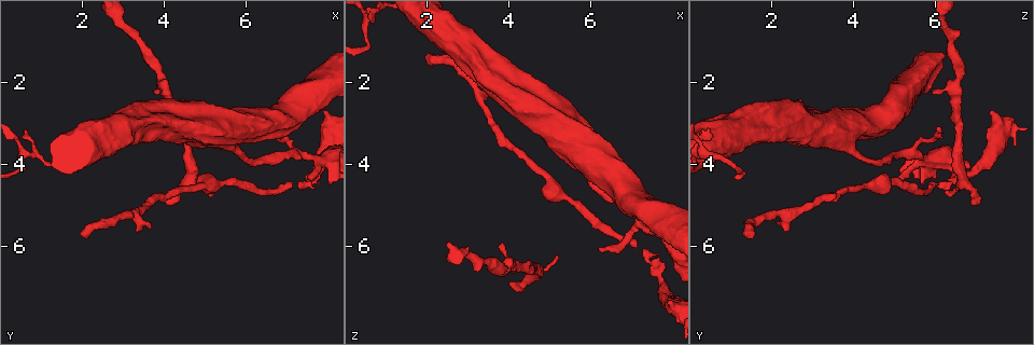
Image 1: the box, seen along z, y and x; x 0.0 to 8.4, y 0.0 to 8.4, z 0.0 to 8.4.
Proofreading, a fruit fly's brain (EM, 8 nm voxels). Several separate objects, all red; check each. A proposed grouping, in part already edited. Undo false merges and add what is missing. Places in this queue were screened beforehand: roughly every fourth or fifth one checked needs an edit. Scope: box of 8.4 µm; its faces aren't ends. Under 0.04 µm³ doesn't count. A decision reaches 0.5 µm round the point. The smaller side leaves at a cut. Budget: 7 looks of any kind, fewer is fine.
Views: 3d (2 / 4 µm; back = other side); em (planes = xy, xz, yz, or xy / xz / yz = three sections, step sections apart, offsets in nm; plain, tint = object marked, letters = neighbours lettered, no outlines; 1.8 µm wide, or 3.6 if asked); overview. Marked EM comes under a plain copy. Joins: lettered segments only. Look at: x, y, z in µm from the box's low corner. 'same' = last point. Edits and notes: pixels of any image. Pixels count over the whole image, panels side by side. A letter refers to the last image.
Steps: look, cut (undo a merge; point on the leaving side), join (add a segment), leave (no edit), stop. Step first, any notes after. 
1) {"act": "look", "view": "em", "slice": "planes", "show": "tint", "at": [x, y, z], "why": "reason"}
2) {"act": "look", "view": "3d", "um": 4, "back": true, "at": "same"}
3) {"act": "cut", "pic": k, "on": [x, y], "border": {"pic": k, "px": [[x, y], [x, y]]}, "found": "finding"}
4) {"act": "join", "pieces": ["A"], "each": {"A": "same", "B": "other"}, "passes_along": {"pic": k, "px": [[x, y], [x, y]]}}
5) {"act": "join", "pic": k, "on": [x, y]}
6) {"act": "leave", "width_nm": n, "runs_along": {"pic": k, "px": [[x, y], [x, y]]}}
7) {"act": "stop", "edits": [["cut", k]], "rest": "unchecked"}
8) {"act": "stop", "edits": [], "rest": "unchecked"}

{"act": "look", "view": "em", "slice": "planes", "show": "tint", "at": [7.85, 3.80, 5.80], "why": "calibre changes"}

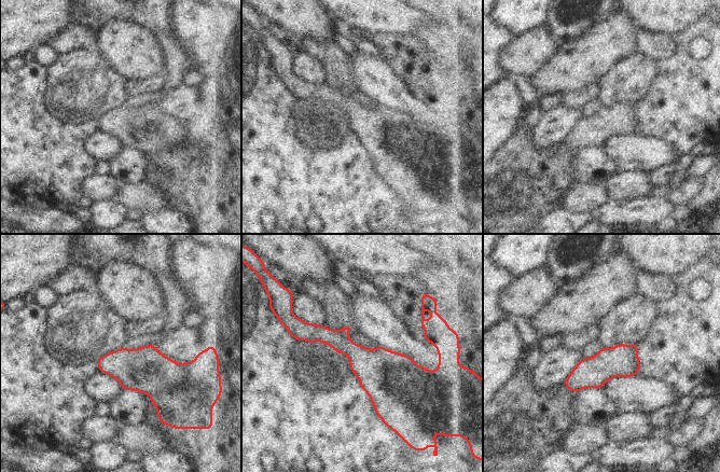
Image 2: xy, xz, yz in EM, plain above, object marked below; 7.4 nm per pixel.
{"act": "look", "view": "em", "slice": "planes", "show": "letters", "at": "same"}

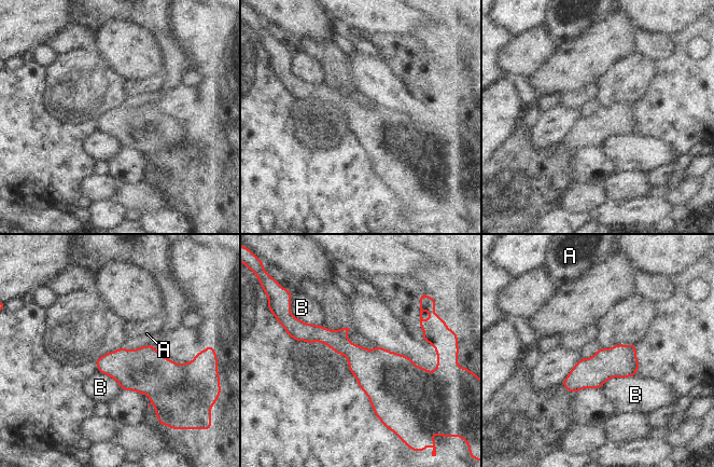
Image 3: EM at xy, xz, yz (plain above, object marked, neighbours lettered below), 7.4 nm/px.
{"act": "leave", "width_nm": 240, "longest_contact_nm": ["B", 300], "each": {"A": "other", "B": "other"}, "found": "continuous, no second neuron"}

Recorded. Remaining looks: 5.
{"act": "look", "view": "3d", "um": 4, "at": [3.80, 2.25, 5.90], "why": "branch stops here"}

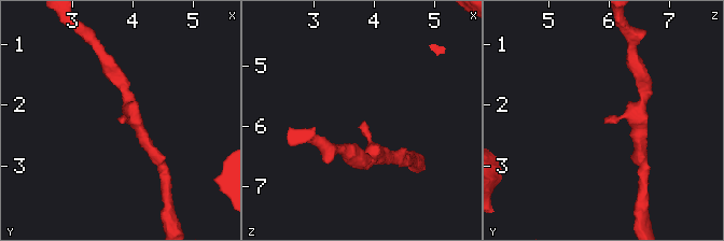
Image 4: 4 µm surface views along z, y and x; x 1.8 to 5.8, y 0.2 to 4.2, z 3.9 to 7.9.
{"act": "look", "view": "em", "slice": "xy", "step": 4, "show": "letters", "at": [3.85, 2.25, 5.95], "why": "need the tissue"}

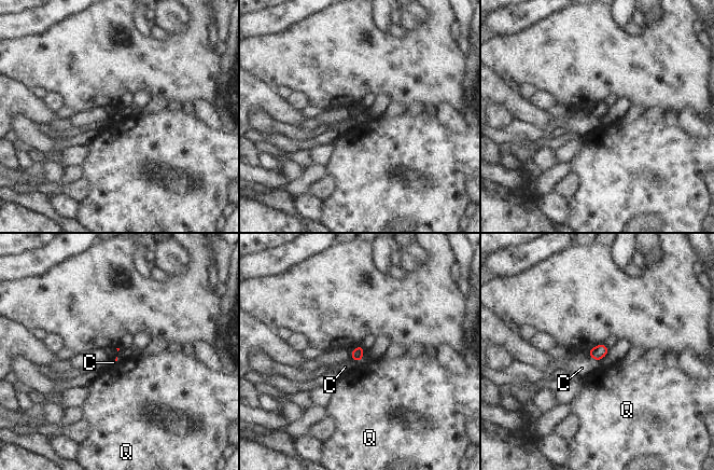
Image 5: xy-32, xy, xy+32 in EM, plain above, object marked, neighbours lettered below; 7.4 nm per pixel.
{"act": "leave", "longest_contact_nm": ["C", 80], "each": {"C": "other", "Q": "other"}, "border": {"pic": 5, "px": [[350, 358], [360, 361]]}, "found": "none of them fits"}

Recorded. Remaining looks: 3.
{"act": "look", "view": "em", "slice": "xz", "step": 16, "show": "tint", "at": [1.95, 5.75, 1.40], "why": "free end"}

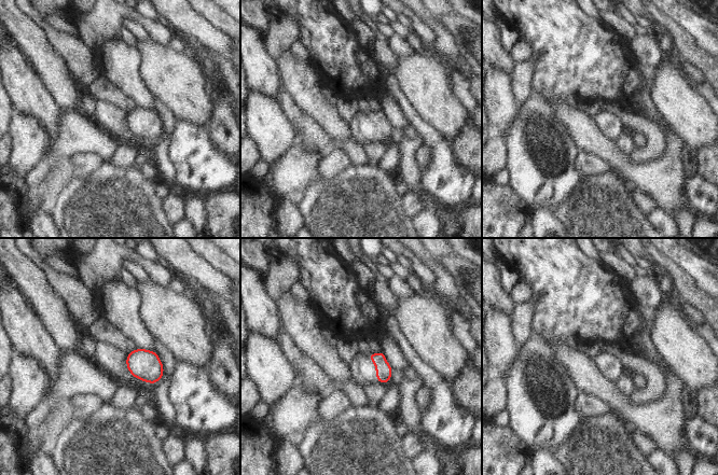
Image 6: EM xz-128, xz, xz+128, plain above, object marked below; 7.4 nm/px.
{"act": "look", "view": "em", "slice": "planes", "show": "letters", "at": "same", "why": "cut it another way"}

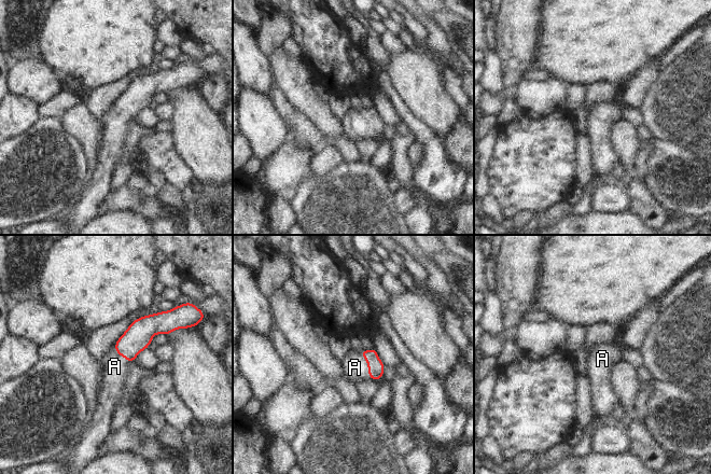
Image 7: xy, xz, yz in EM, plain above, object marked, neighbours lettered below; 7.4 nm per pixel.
{"act": "join", "pic": 7, "on": [354, 367], "each": {"A": "same"}, "passes_along": {"pic": 7, "px": [[376, 367], [367, 365], [354, 367]]}, "found": "the neuron continues"}

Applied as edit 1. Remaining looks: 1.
{"act": "stop", "edits": [["join", 7]], "rest": "unchecked"}

